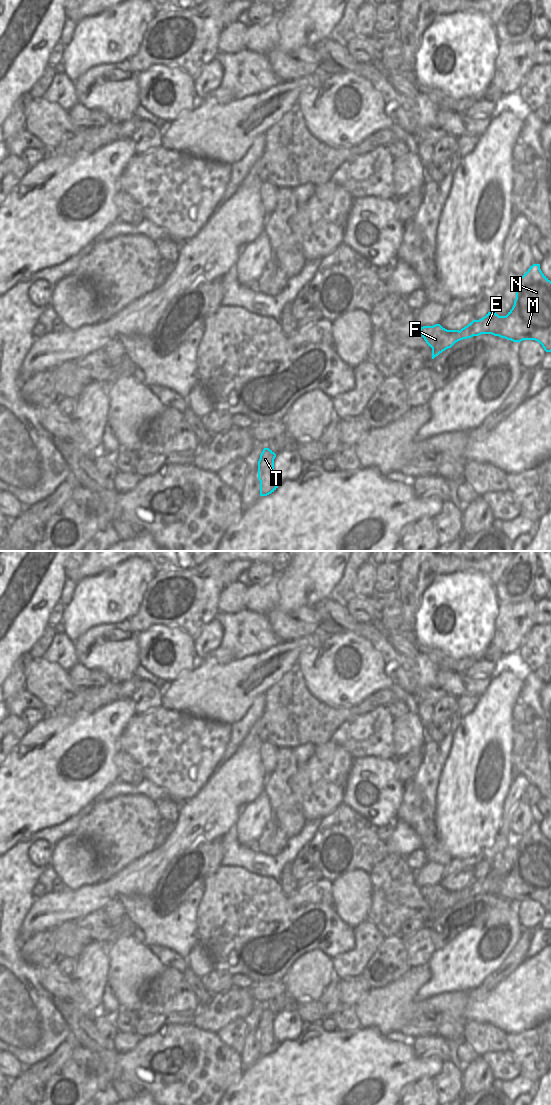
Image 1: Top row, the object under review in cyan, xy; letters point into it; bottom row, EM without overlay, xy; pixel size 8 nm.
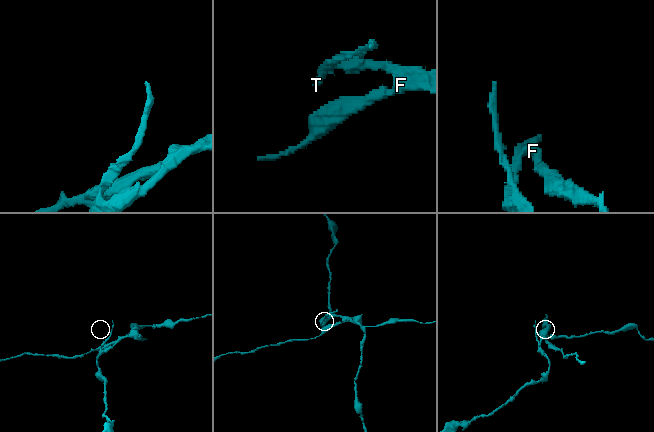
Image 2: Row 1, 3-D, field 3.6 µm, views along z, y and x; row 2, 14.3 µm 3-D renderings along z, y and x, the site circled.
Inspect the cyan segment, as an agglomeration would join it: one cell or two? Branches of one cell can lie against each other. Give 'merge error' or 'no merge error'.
merge error

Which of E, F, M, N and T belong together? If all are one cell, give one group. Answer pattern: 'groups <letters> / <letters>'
groups E / F M N T

